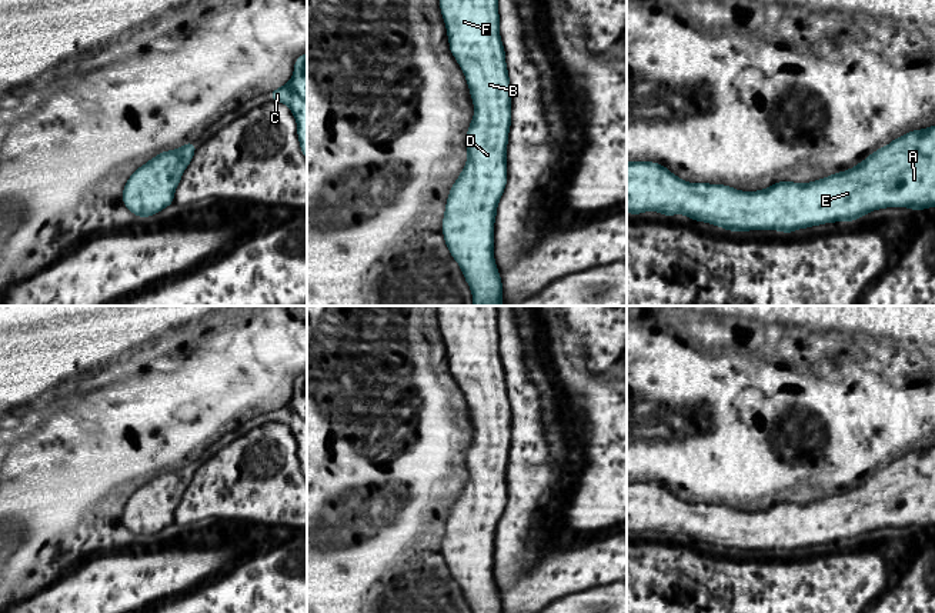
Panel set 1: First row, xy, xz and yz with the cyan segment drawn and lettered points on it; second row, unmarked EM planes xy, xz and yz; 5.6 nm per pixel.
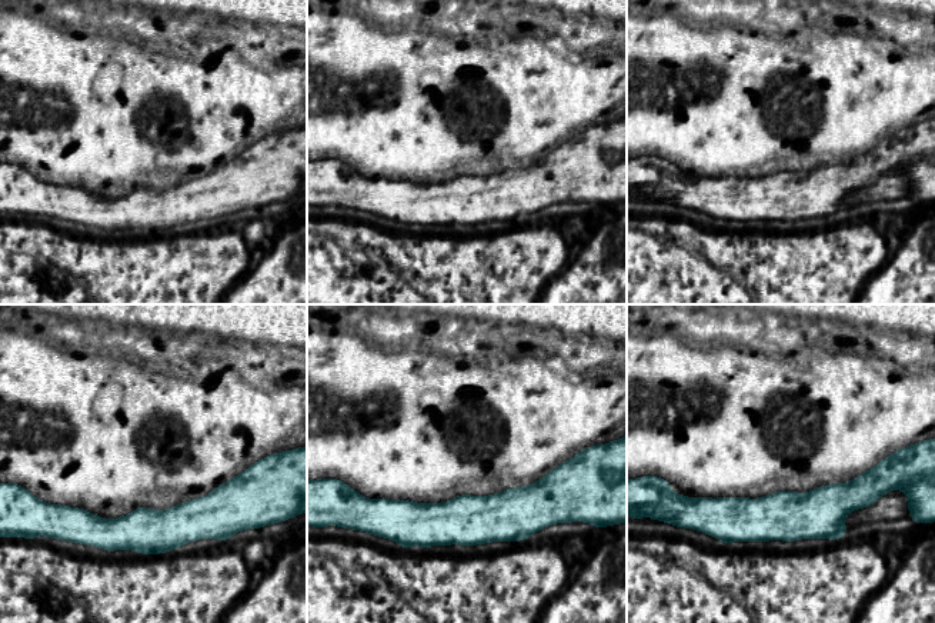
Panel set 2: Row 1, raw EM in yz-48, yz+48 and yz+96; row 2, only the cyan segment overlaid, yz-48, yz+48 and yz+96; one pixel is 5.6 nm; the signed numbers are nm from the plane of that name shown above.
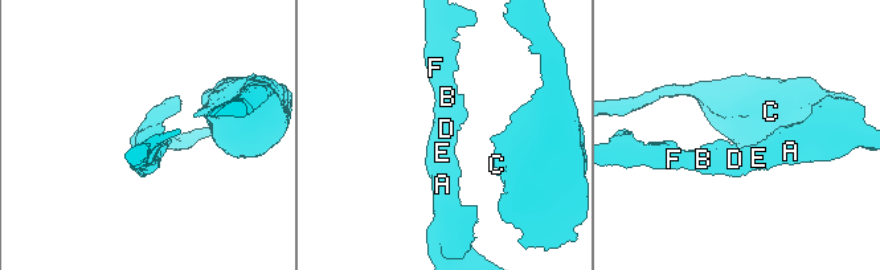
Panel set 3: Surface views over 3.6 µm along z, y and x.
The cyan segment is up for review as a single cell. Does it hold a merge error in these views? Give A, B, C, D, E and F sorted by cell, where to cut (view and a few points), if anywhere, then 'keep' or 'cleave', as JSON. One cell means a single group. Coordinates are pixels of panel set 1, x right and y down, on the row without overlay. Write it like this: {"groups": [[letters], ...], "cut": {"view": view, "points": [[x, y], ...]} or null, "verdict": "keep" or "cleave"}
{"groups": [["A", "B", "C", "D", "E", "F"]], "cut": null, "verdict": "keep"}

